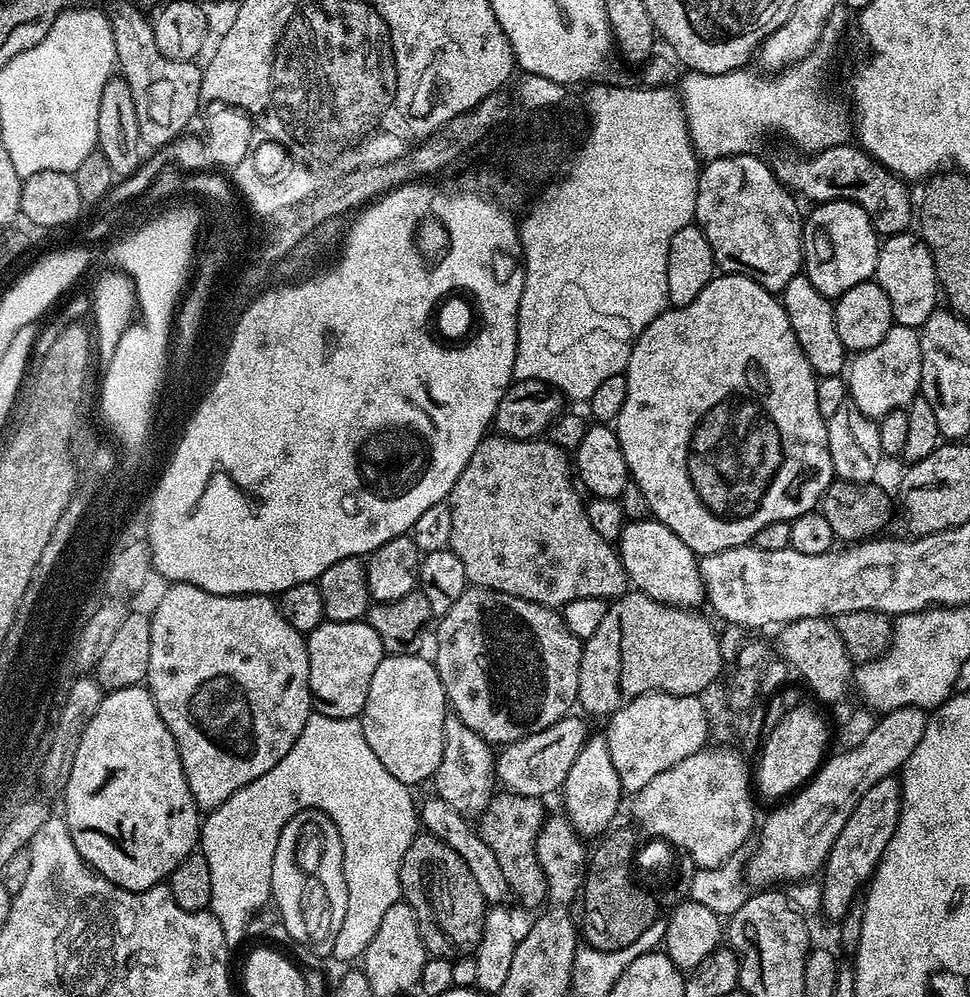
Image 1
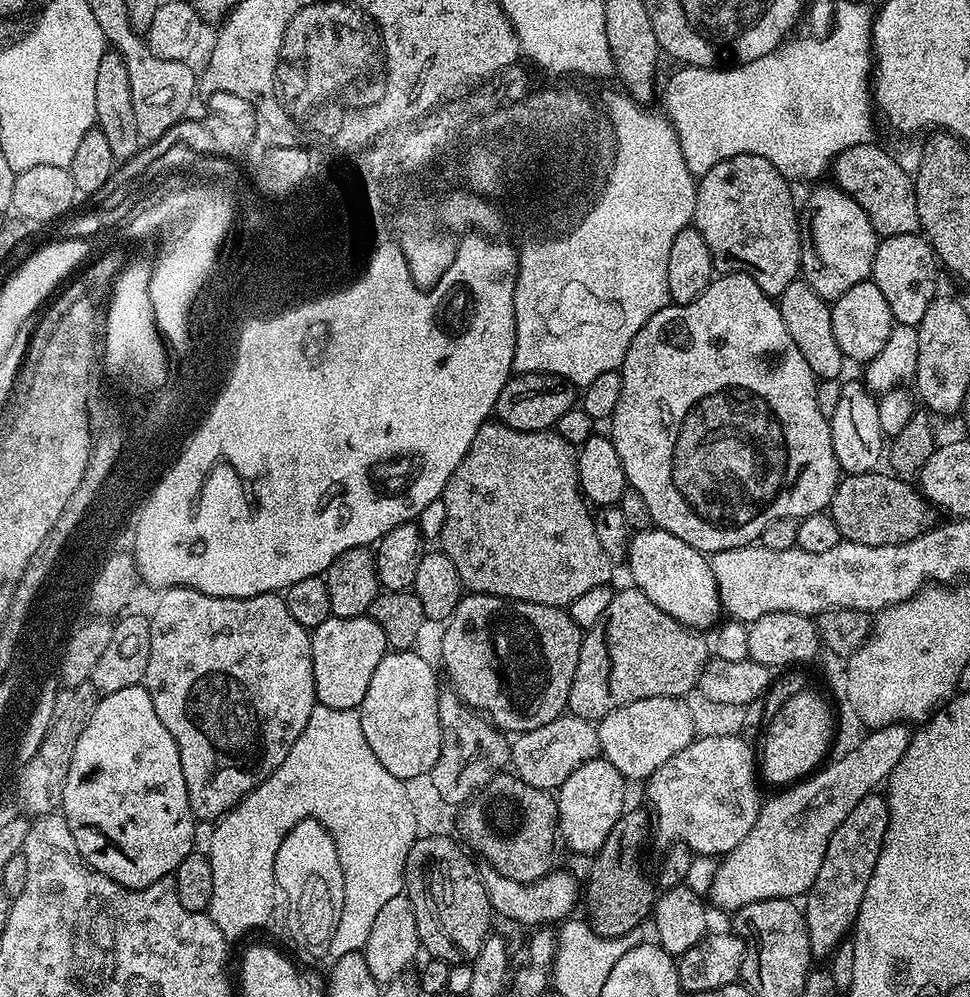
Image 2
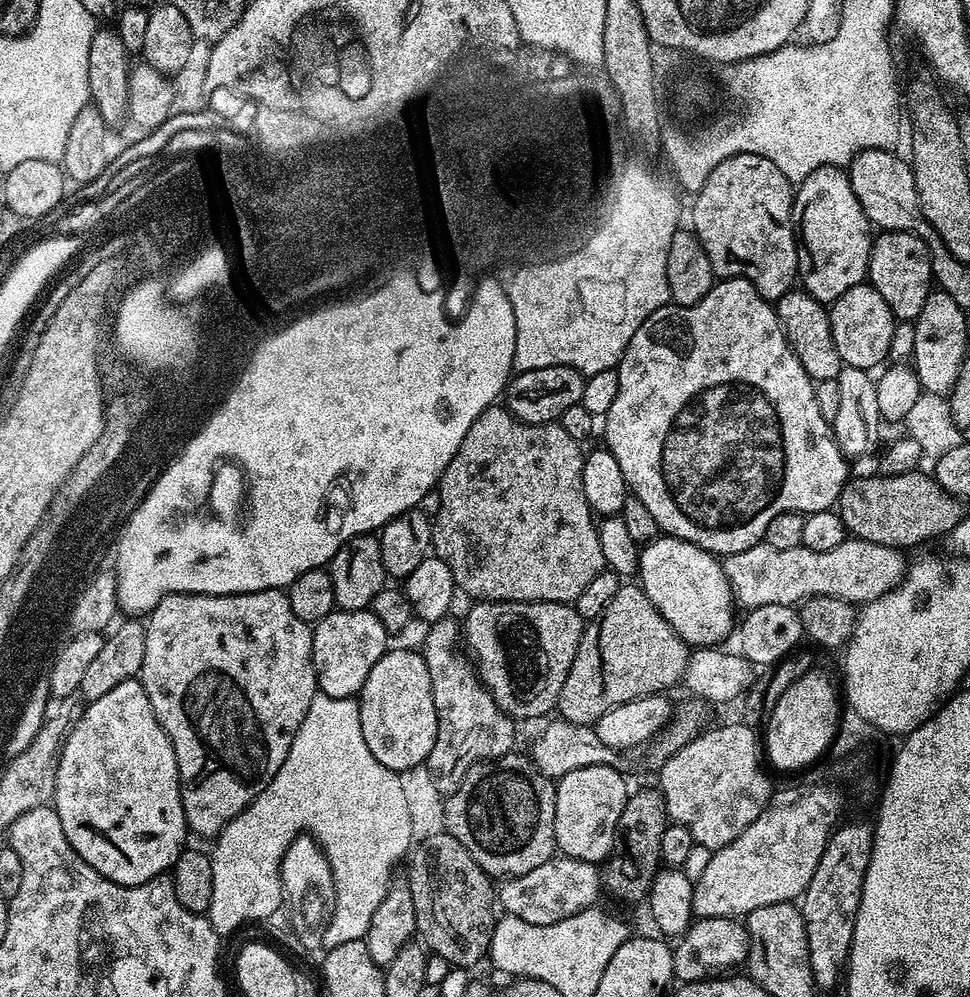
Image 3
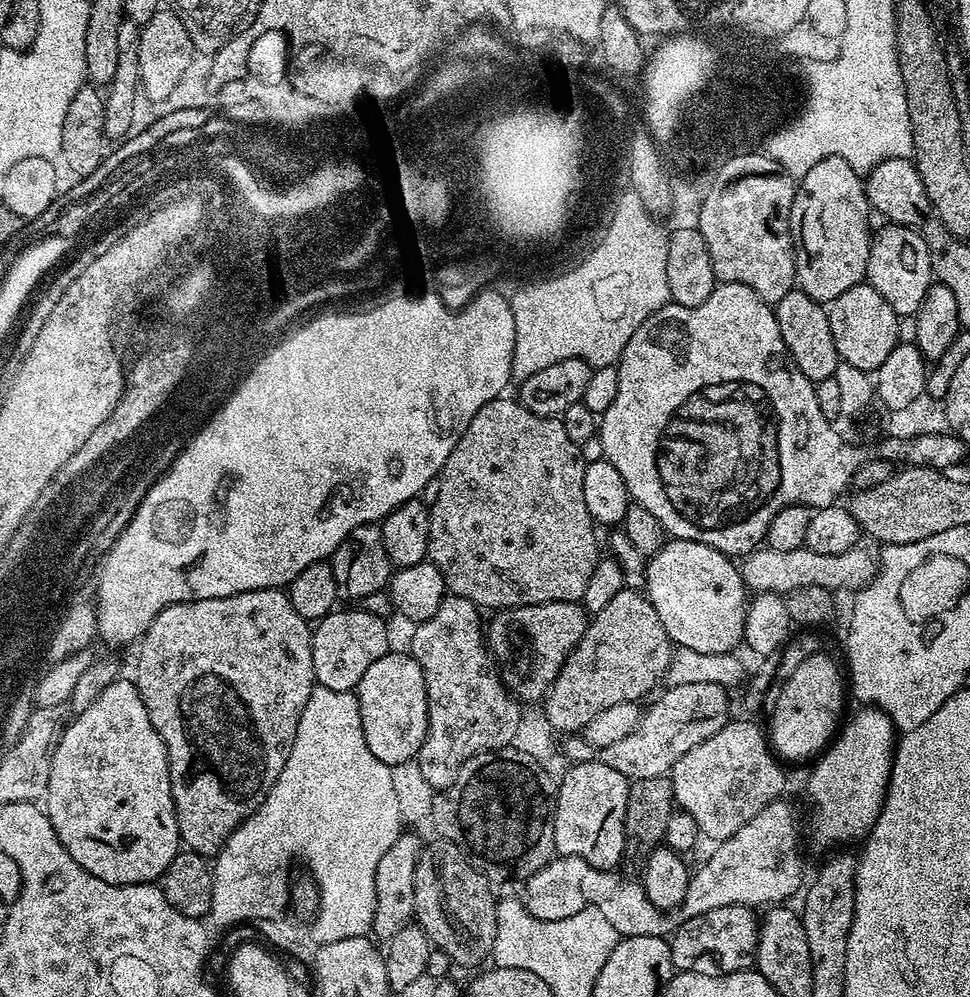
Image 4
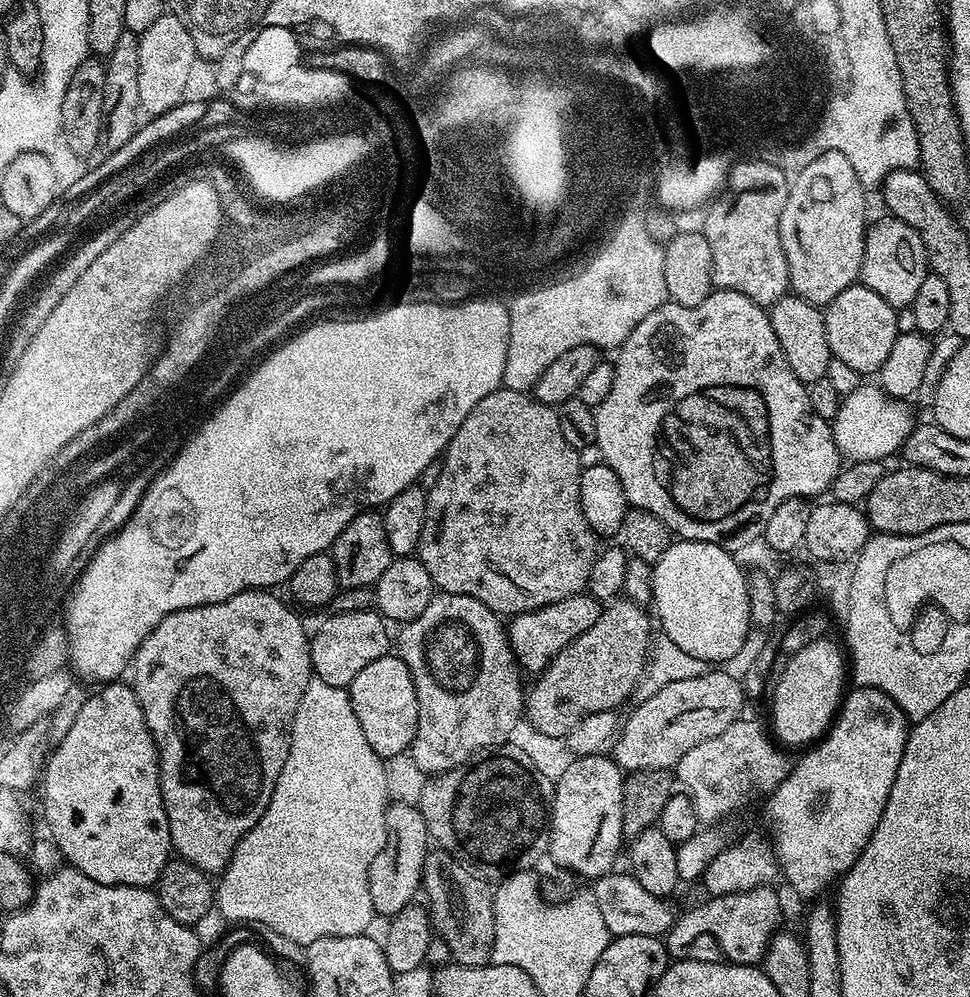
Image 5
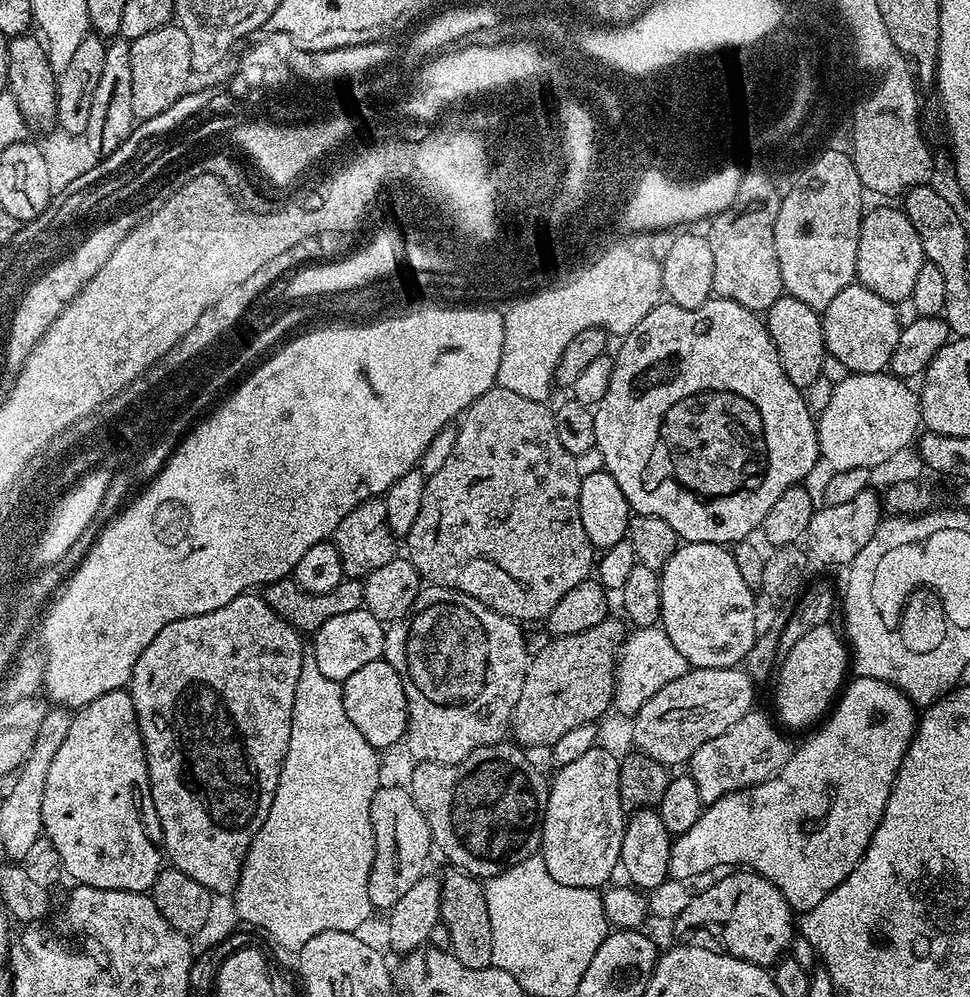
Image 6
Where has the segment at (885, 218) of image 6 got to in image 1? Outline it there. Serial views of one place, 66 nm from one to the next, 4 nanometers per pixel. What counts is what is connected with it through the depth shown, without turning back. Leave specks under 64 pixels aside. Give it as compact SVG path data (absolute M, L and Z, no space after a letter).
M905 230L897 236L887 237L881 243L878 254L875 281L886 290L886 298L890 298L892 319L902 326L920 329L930 318L930 314L938 307L938 297L941 295L940 285L936 283L936 267L934 258L928 249L928 243L919 235Z

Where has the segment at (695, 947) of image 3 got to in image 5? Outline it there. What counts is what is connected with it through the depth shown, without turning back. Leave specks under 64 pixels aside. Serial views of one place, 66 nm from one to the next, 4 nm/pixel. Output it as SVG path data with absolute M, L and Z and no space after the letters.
M759 887L747 889L744 892L724 893L721 896L707 897L705 904L700 904L697 908L692 908L689 912L681 911L677 915L676 921L672 923L672 928L666 934L668 954L672 958L680 958L695 940L700 940L703 936L709 936L714 943L720 947L720 952L725 961L734 964L759 965L763 961L766 950L770 946L772 937L776 935L780 924L780 900L772 893L771 887Z

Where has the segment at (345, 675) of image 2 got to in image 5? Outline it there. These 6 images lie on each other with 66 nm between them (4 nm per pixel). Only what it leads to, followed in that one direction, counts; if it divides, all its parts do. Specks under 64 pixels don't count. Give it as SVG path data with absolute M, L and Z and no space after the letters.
M375 610L366 612L338 612L328 617L311 633L310 658L315 679L326 682L326 686L347 688L358 673L370 666L370 662L378 662L378 658L389 655L390 636L383 616Z

